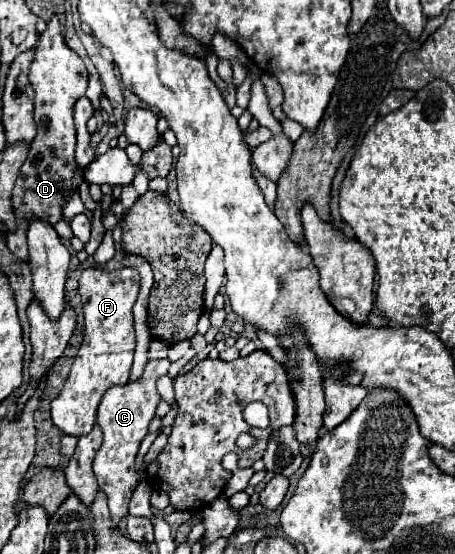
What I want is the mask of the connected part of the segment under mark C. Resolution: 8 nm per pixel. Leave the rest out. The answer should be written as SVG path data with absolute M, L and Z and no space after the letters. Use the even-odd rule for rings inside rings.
M170 359L148 361L140 381L122 387L110 387L98 407L98 425L104 433L104 441L94 459L94 475L98 479L100 489L106 493L112 527L118 527L120 519L128 515L130 497L138 487L138 483L144 479L144 475L138 473L136 469L136 455L142 439L148 433L148 425L152 417L156 415L156 407L160 403L160 395L156 391L156 379L166 375L168 367L170 367Z

